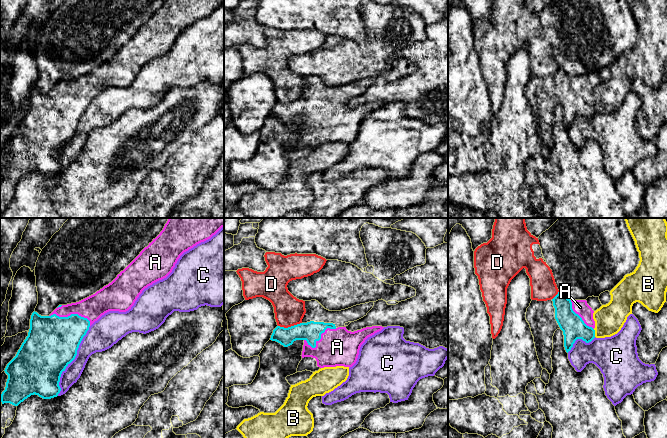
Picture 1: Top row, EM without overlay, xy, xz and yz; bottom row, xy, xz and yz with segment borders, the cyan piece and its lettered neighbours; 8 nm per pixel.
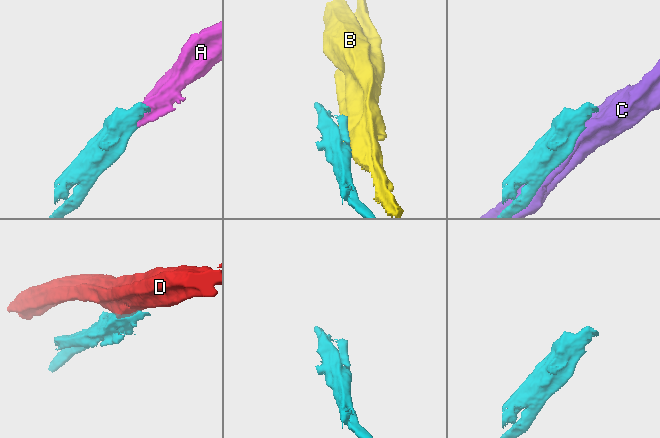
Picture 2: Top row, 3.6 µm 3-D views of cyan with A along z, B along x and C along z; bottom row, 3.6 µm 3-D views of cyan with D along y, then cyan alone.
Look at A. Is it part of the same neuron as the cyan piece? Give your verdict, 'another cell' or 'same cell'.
same cell

